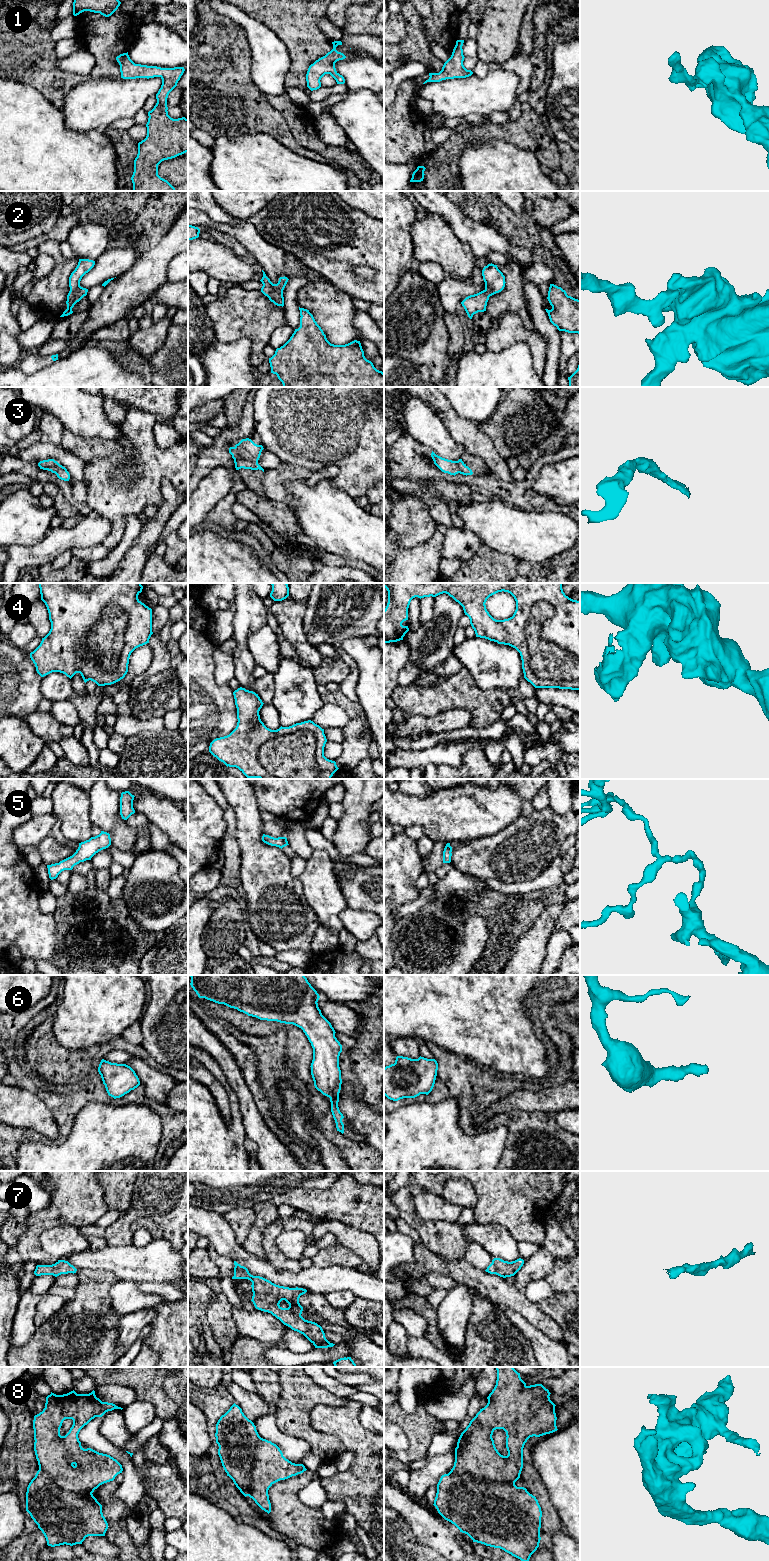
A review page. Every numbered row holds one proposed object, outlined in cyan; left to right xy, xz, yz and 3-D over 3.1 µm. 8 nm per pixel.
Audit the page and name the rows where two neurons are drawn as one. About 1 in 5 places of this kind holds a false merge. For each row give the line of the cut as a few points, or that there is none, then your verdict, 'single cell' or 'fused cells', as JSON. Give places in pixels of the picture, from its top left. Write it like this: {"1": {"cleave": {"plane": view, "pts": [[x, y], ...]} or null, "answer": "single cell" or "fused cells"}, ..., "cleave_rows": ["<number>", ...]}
{"1": {"cleave": null, "answer": "single cell"}, "2": {"cleave": null, "answer": "single cell"}, "3": {"cleave": null, "answer": "single cell"}, "4": {"cleave": {"plane": "yz", "pts": [[535, 602], [525, 627], [531, 670], [541, 678], [578, 679]]}, "answer": "fused cells"}, "5": {"cleave": null, "answer": "single cell"}, "6": {"cleave": null, "answer": "single cell"}, "7": {"cleave": null, "answer": "single cell"}, "8": {"cleave": {"plane": "yz", "pts": [[453, 1467], [459, 1473], [487, 1481], [514, 1484]]}, "answer": "fused cells"}, "cleave_rows": ["4", "8"]}

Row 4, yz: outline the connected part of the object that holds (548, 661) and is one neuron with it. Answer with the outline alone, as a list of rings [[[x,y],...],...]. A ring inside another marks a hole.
[[[546,601],[535,603],[530,610],[525,627],[530,666],[541,679],[577,680],[580,678],[580,660],[576,655],[541,637],[543,624],[553,616],[554,608]]]

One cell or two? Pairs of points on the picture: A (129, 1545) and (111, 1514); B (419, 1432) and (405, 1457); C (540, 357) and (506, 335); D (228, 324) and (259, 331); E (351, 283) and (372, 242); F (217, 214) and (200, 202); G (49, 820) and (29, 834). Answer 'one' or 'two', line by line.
A: one
B: one
C: one
D: one
E: one
F: one
G: one

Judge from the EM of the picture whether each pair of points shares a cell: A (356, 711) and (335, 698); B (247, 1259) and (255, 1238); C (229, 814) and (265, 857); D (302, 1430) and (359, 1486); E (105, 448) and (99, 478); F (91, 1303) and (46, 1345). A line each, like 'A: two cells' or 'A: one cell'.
A: one cell
B: two cells
C: two cells
D: two cells
E: two cells
F: one cell

